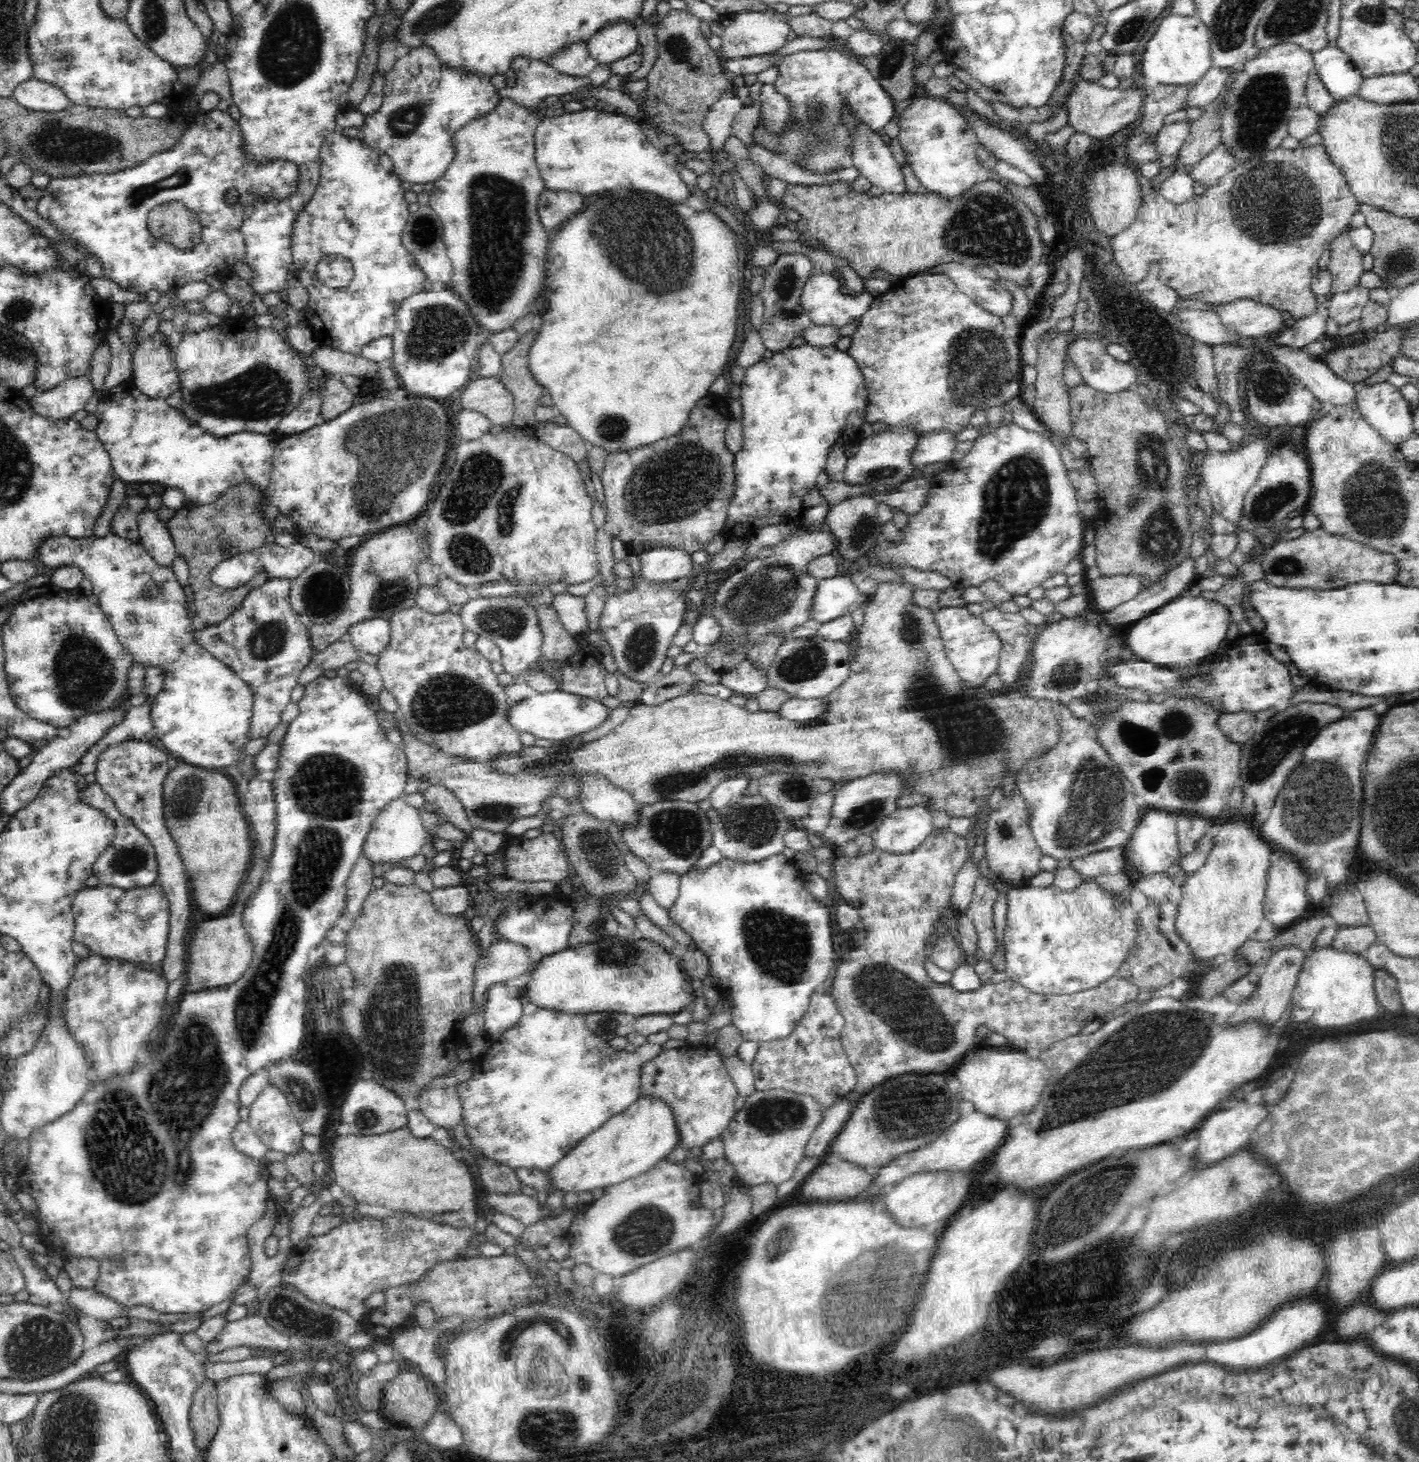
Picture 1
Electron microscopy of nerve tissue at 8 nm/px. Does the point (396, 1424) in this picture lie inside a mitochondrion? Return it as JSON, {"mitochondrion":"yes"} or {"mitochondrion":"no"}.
{"mitochondrion":"no"}

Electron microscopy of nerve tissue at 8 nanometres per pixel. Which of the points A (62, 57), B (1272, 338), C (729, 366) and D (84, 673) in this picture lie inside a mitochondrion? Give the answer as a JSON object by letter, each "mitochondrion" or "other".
{"A":"mitochondrion","B":"other","C":"other","D":"mitochondrion"}

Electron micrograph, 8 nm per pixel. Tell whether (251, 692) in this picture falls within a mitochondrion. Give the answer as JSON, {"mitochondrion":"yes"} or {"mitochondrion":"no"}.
{"mitochondrion":"no"}

